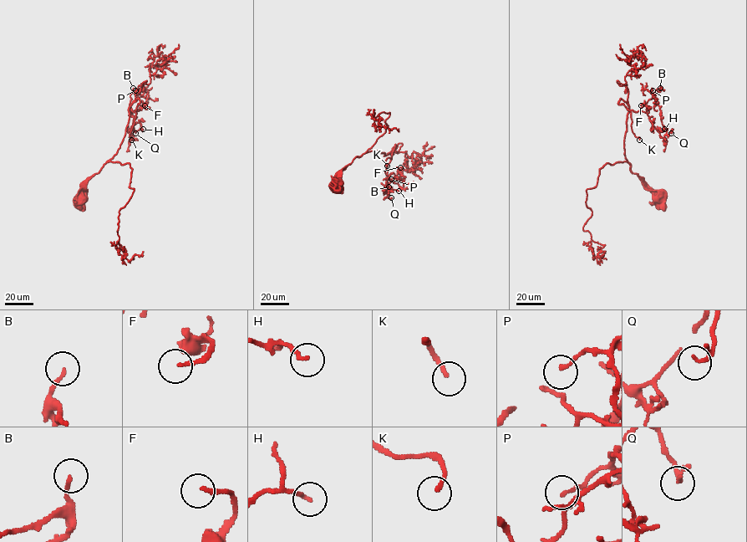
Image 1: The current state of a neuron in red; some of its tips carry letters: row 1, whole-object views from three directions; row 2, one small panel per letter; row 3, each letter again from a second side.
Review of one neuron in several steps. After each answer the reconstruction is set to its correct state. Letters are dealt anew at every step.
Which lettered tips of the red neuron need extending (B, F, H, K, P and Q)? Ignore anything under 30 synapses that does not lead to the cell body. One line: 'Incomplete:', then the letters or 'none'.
Incomplete: B, K

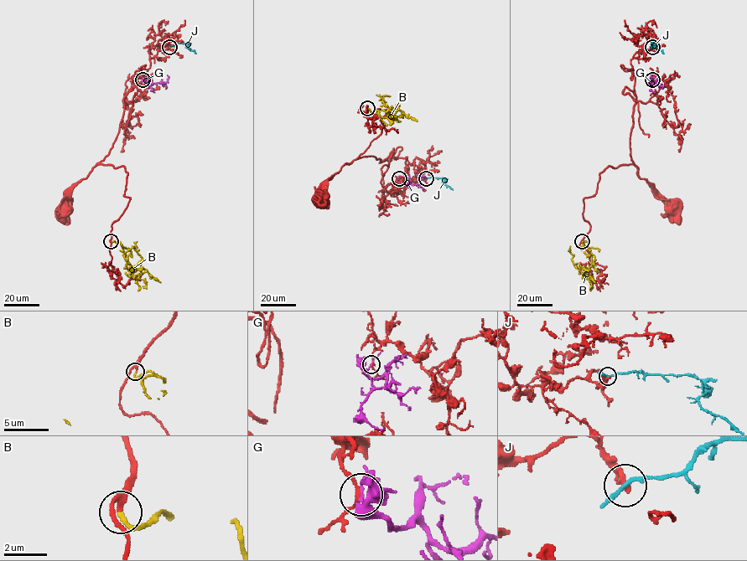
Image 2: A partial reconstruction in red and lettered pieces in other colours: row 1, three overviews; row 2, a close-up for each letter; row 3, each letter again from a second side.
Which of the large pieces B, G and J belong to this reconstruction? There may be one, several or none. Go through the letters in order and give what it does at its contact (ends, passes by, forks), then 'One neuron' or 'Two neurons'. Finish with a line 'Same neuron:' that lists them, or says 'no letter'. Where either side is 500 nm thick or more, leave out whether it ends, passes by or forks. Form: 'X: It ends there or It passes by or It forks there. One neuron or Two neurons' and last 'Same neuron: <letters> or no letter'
B: It ends there. One neuron
G: It passes by. Two neurons
J: It passes by. Two neurons
Same neuron: B

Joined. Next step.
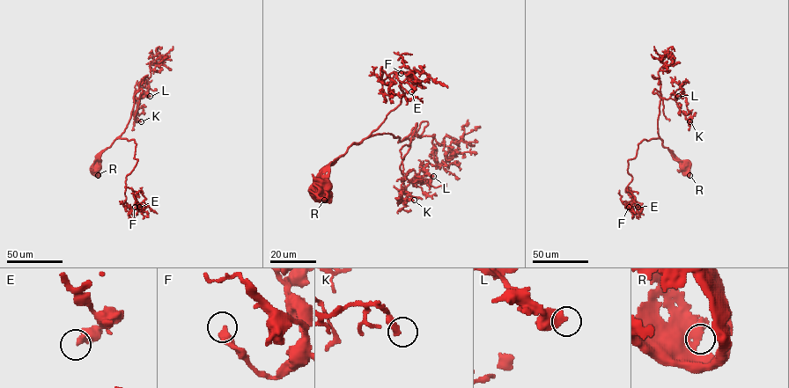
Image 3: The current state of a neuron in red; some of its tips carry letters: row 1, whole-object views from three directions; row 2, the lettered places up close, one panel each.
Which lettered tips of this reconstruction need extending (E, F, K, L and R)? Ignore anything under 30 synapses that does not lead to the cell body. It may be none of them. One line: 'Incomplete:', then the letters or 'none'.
Incomplete: F

